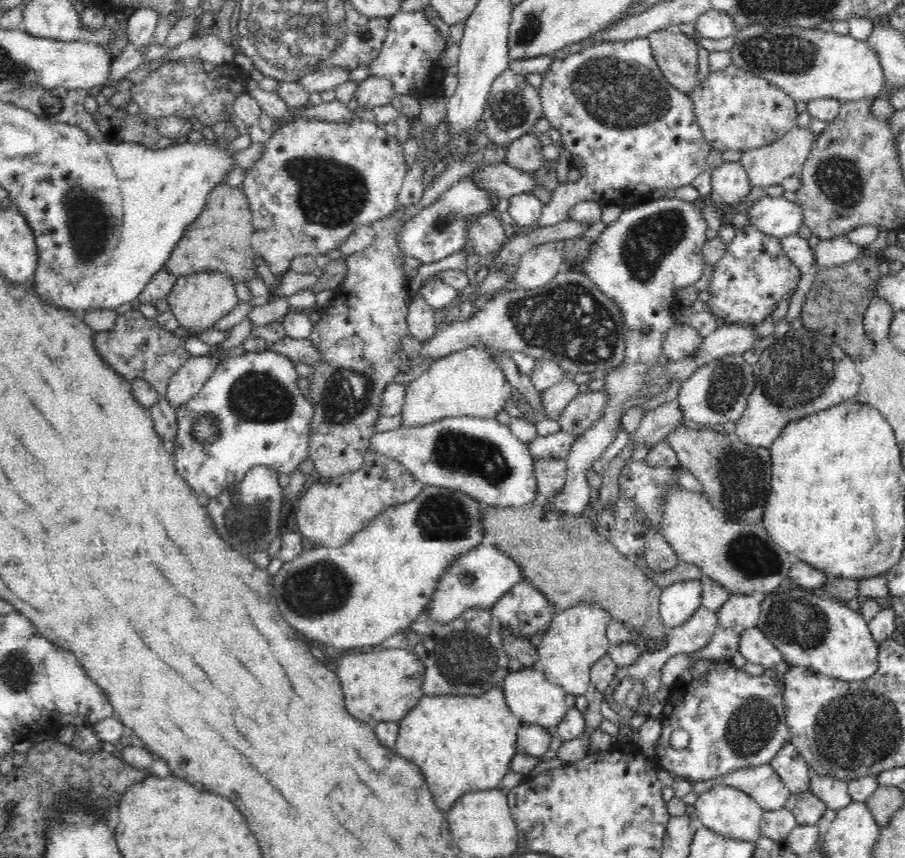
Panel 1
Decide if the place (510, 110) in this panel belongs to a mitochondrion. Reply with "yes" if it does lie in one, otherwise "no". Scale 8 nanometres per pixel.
yes

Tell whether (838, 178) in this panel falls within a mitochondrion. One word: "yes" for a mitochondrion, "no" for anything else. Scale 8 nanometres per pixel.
yes

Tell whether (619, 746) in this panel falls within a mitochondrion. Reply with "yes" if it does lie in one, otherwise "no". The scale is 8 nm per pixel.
no

